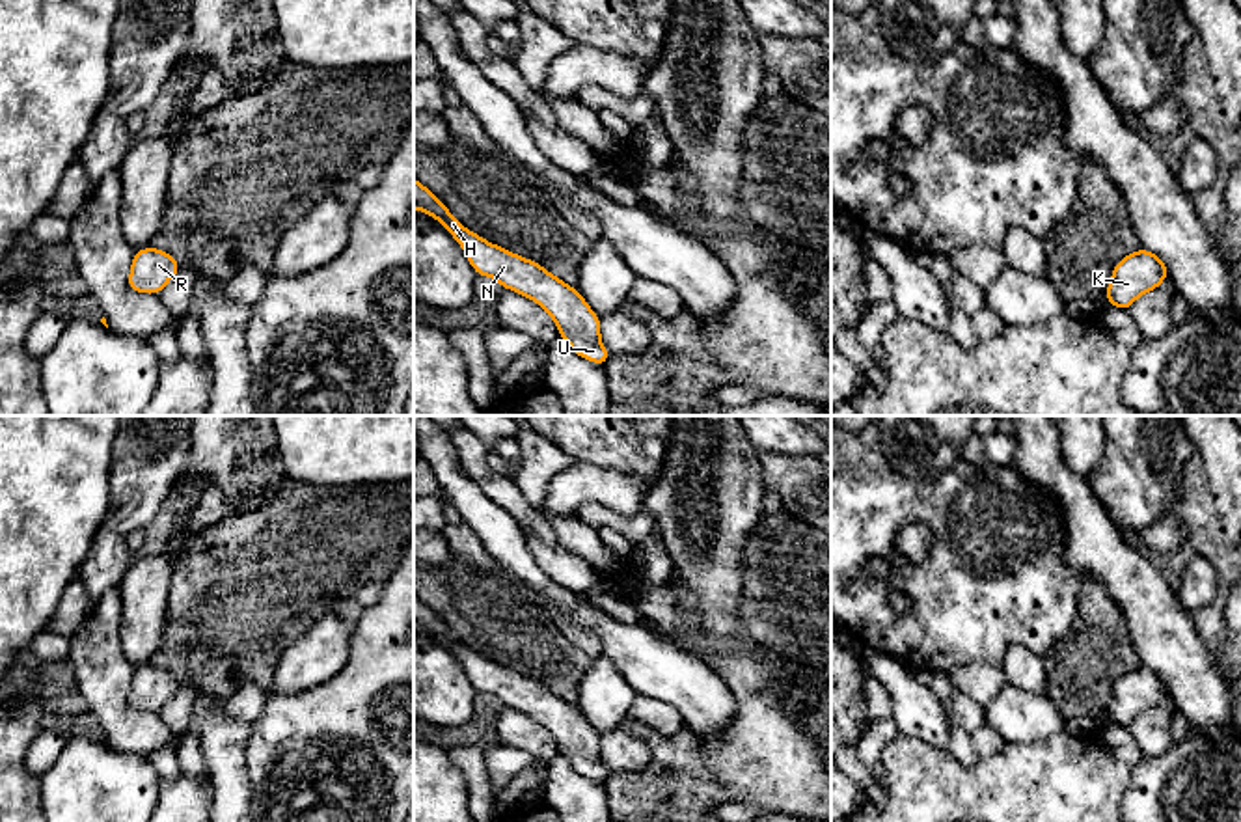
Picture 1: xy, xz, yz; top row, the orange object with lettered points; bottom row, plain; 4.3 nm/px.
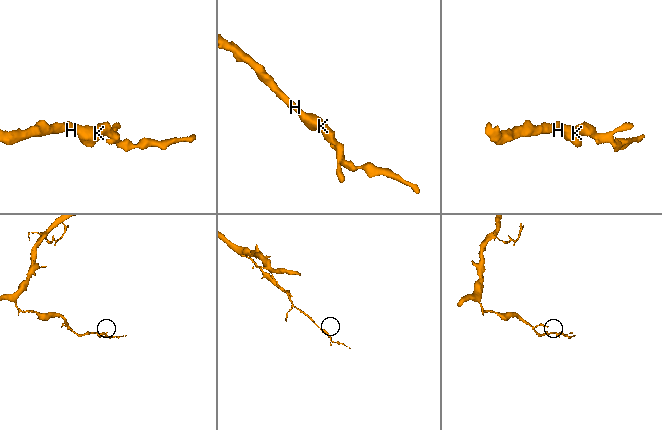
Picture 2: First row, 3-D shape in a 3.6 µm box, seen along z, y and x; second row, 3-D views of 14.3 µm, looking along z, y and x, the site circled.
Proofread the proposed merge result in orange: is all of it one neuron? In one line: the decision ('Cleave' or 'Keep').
Keep

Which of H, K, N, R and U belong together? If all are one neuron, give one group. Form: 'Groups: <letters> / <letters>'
Groups: H K N R U

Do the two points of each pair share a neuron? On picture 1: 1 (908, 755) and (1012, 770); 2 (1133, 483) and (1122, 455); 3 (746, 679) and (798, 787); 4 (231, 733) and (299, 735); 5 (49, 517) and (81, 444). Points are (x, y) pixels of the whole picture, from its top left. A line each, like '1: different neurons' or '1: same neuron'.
1: same neuron
2: same neuron
3: same neuron
4: different neurons
5: same neuron

